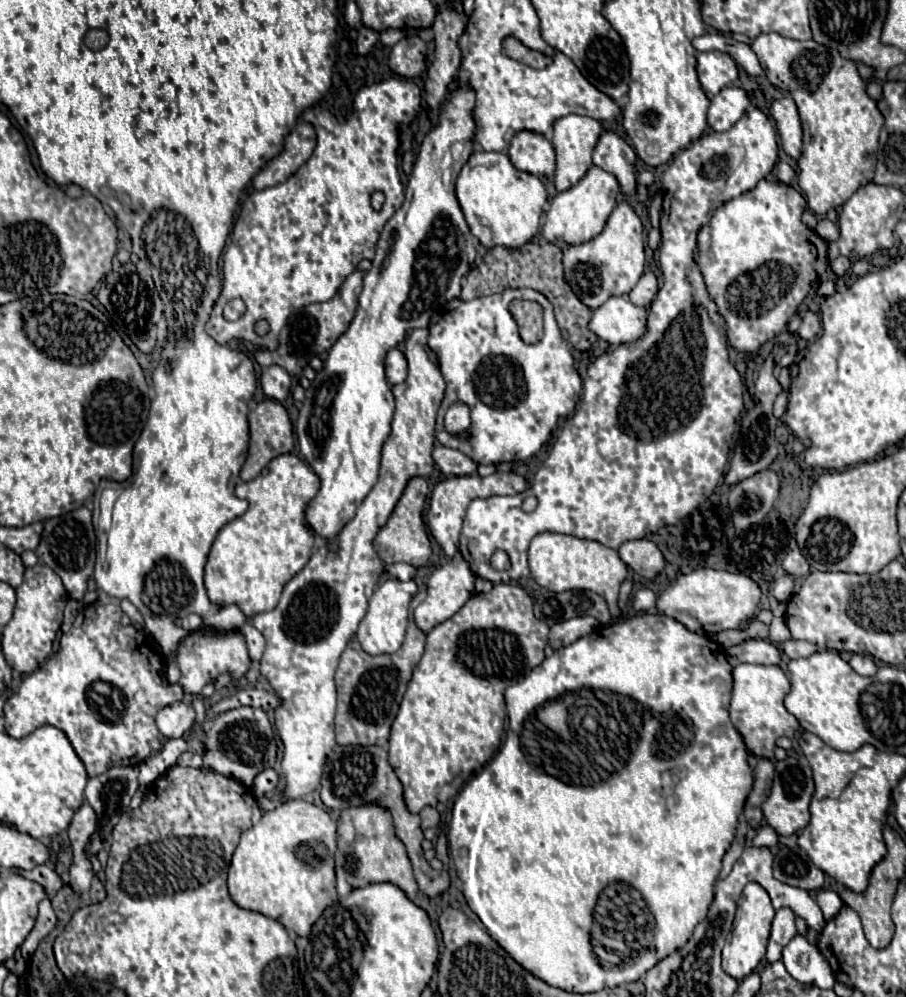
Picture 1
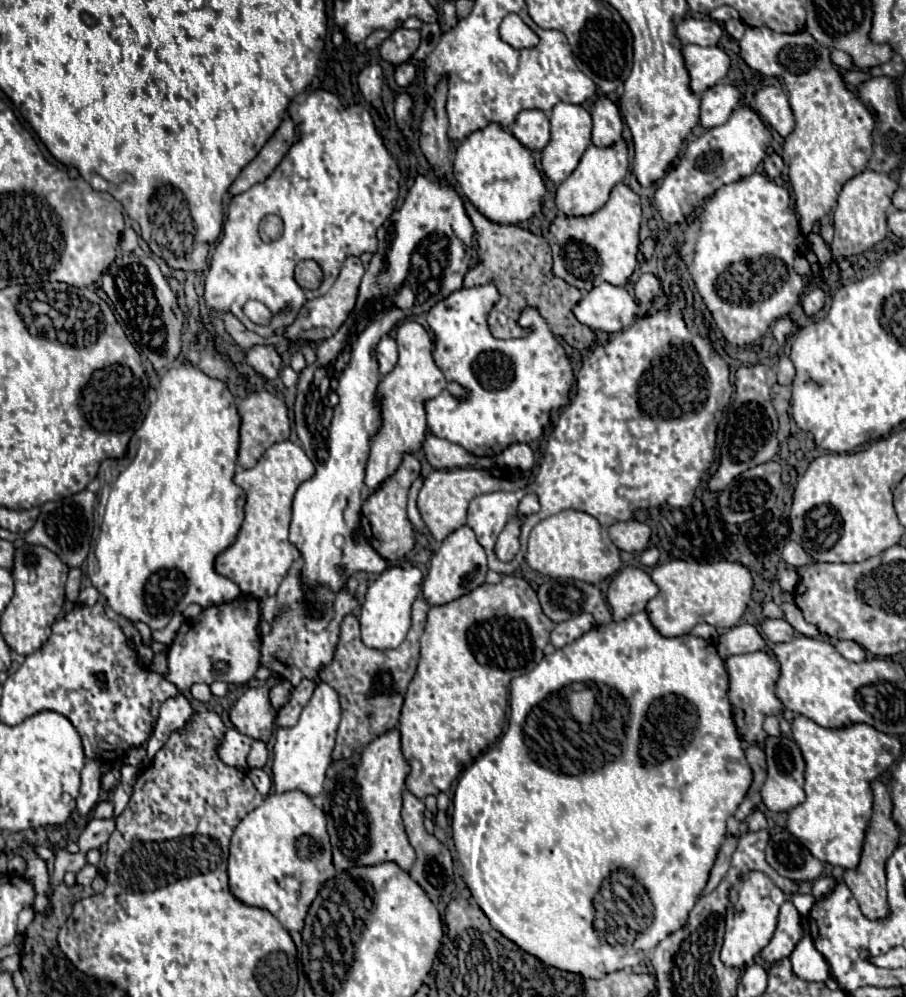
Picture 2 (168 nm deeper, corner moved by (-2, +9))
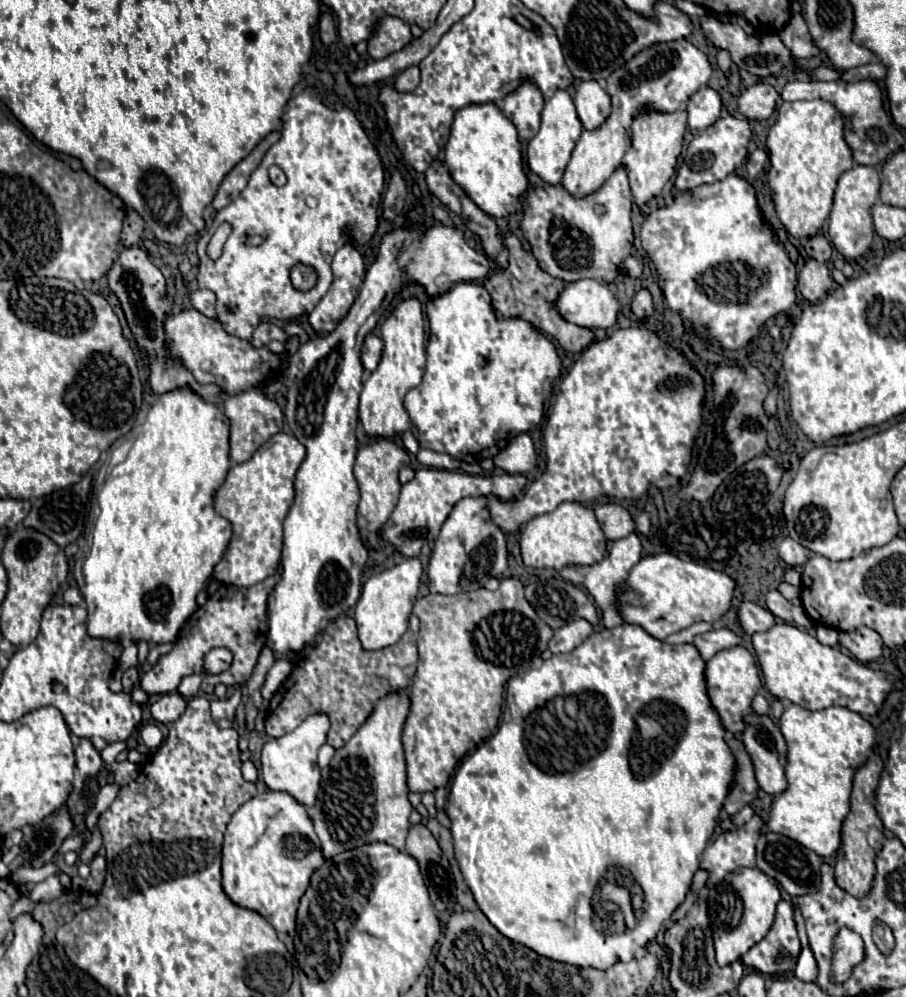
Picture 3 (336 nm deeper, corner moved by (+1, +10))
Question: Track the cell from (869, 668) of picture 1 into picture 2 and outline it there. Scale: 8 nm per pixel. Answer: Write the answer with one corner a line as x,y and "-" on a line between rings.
836,641
836,649
848,661
854,661
854,663
862,663
866,659
866,651
858,643
854,643
854,641

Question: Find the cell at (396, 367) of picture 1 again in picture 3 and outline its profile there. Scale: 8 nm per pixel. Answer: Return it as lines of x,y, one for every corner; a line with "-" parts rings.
367,334
361,348
361,364
365,368
365,374
377,368
377,360
381,360
381,338
375,334

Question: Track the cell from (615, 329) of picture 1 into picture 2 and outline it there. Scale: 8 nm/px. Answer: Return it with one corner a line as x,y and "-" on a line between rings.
604,283
582,297
574,309
574,315
580,323
592,329
616,333
634,323
638,315
638,303
624,287

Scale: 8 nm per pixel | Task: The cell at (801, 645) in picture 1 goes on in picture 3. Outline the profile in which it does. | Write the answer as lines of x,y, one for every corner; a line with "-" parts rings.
741,602
739,604
737,620
739,620
743,632
747,632
747,634
765,632
775,624
775,616
769,610
761,608
761,606
753,604
753,602

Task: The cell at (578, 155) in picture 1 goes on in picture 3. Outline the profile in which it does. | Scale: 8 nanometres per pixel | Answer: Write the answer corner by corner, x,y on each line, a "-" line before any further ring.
557,90
549,100
545,100
545,106
541,110
541,128
537,136
533,136
527,144
527,164
531,172
535,172
547,184
559,184
563,178
565,166
569,162
569,156
579,140
581,130
583,130
583,124
577,118
569,92

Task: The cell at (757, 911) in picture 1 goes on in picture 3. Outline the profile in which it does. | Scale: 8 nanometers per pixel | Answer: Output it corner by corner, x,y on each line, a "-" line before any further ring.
737,868
709,890
707,916
713,930
717,964
727,966
739,960
753,944
761,942
769,932
775,916
775,906
781,900
777,884
759,868

